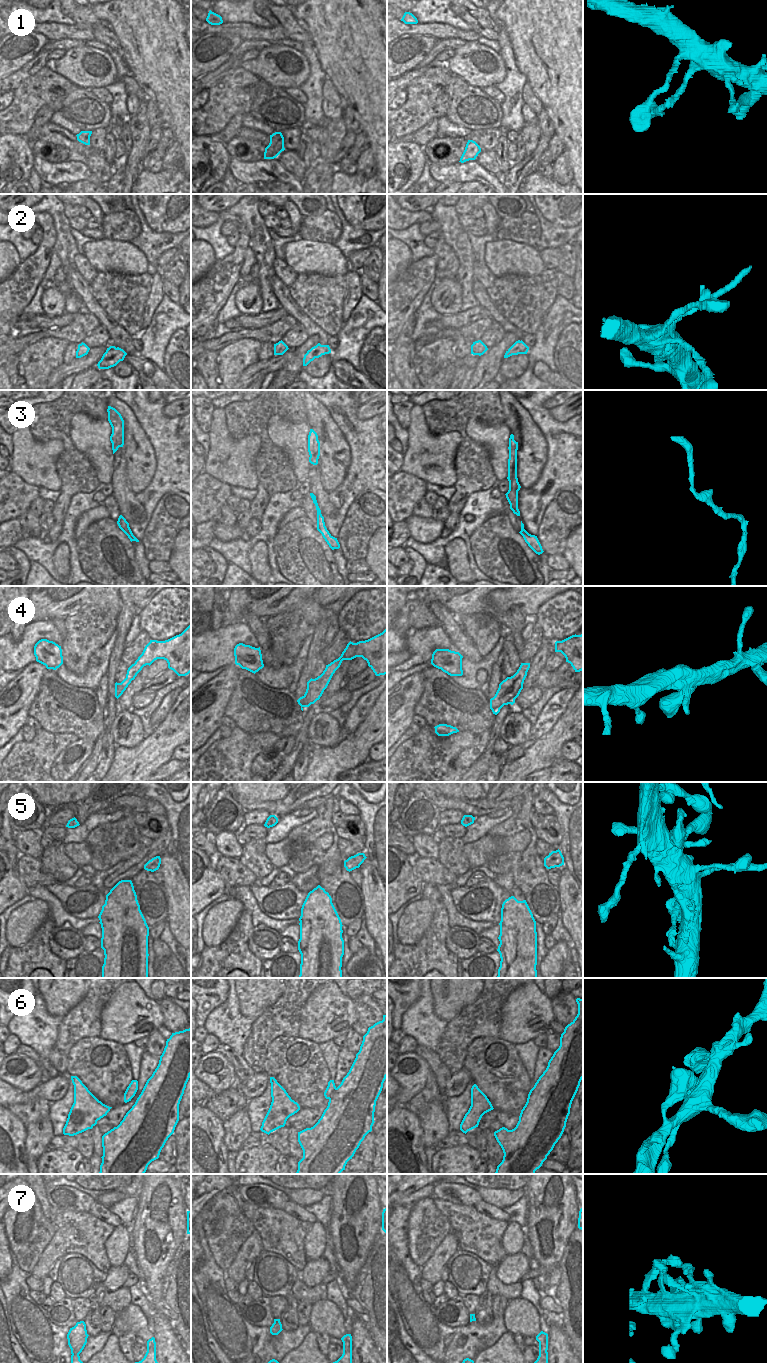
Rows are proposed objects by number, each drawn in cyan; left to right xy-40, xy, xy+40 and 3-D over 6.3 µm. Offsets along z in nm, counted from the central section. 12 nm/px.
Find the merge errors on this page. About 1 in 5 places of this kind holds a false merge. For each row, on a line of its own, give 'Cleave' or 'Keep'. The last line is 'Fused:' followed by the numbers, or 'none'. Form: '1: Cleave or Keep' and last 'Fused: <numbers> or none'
1: Keep
2: Cleave
3: Keep
4: Keep
5: Cleave
6: Keep
7: Keep
Fused: 2, 5.

